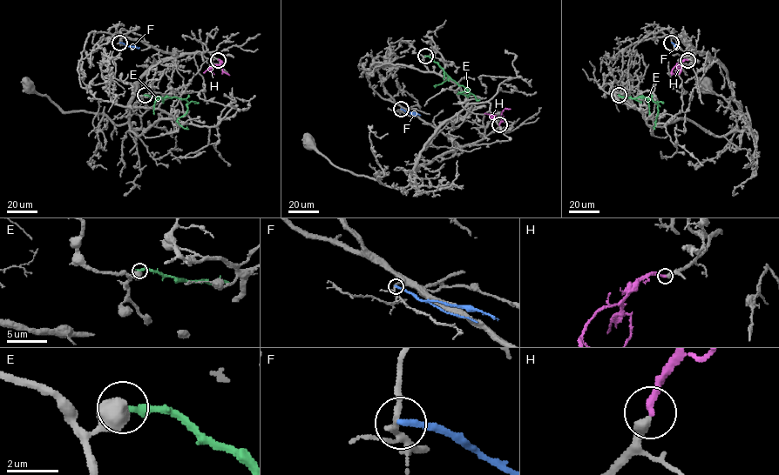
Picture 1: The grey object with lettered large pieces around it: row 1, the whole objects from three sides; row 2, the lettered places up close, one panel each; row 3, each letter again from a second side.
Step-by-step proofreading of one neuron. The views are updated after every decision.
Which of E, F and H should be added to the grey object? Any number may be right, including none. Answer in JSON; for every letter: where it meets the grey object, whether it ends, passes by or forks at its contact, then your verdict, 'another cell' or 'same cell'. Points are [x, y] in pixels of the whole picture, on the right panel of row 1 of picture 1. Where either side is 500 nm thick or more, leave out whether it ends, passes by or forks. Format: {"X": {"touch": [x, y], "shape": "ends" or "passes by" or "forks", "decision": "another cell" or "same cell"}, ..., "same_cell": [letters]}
{"E": {"touch": [619, 95], "decision": "another cell"}, "F": {"touch": [671, 43], "shape": "ends", "decision": "another cell"}, "H": {"touch": [687, 60], "shape": "ends", "decision": "same cell"}, "same_cell": ["H"]}

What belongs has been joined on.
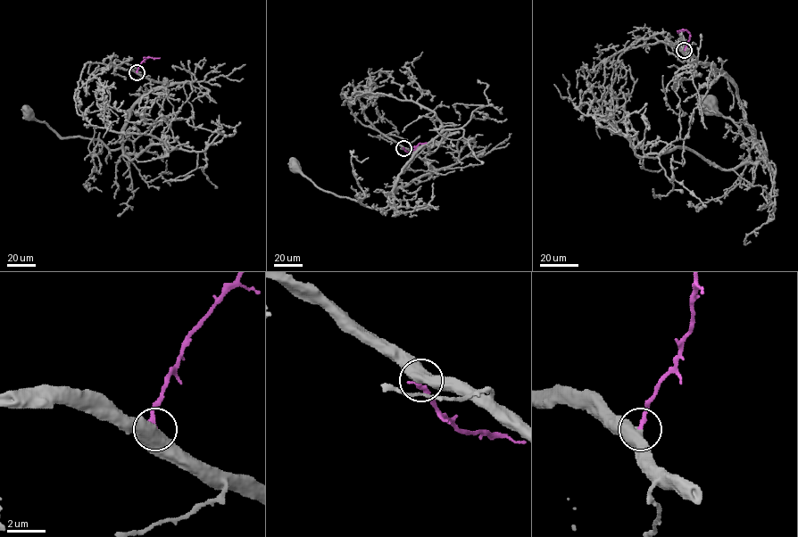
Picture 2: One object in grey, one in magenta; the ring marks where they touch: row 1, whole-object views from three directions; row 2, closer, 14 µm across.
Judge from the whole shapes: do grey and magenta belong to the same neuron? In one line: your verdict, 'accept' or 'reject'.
accept

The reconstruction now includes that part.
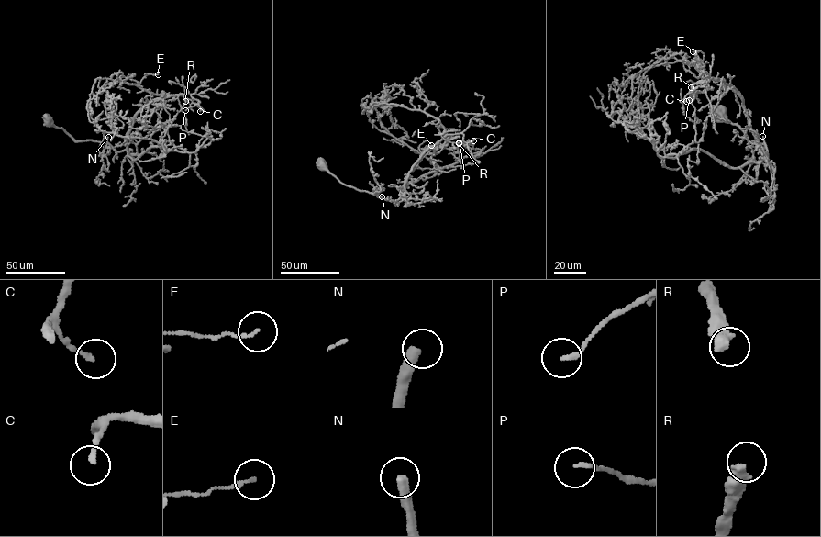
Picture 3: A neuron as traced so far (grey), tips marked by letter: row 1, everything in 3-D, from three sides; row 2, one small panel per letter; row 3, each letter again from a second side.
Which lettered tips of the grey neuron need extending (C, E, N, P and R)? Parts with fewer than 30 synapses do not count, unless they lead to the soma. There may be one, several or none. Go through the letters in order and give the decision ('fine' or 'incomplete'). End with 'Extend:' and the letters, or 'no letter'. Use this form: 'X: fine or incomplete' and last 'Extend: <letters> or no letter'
C: fine
E: fine
N: incomplete
P: fine
R: incomplete
Extend: N, R

